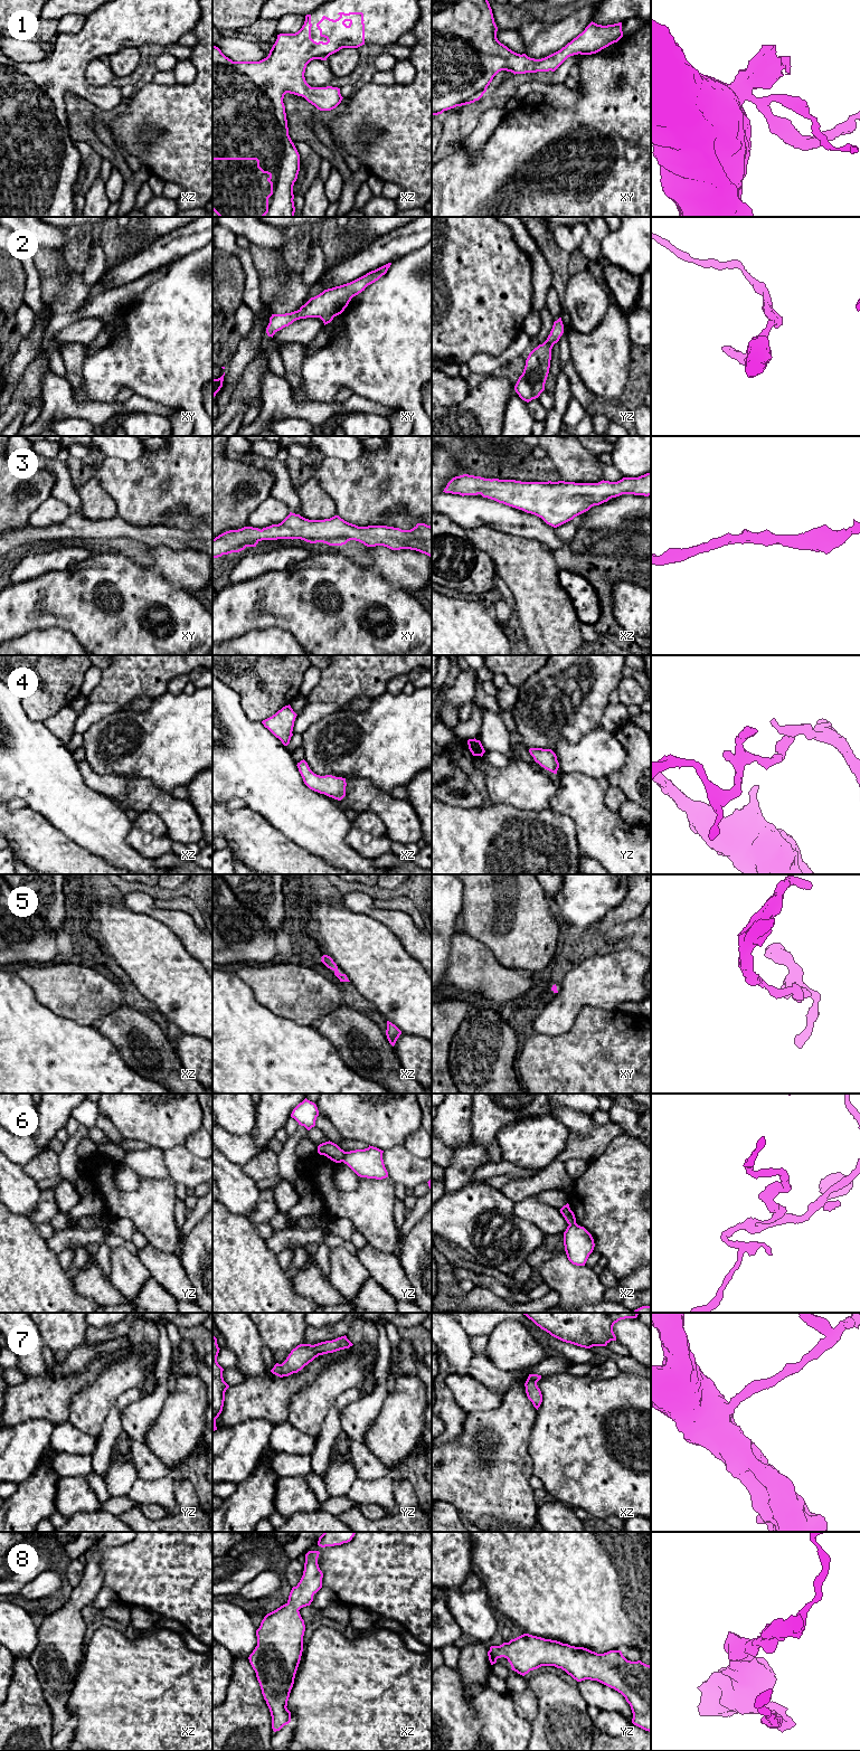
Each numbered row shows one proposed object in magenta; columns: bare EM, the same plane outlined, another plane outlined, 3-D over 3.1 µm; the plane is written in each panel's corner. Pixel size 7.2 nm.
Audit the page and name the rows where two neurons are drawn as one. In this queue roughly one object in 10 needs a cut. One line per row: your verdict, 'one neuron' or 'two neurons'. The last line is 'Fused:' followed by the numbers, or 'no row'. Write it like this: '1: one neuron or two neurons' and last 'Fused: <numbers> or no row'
1: one neuron
2: one neuron
3: one neuron
4: one neuron
5: one neuron
6: two neurons
7: one neuron
8: one neuron
Fused: 6

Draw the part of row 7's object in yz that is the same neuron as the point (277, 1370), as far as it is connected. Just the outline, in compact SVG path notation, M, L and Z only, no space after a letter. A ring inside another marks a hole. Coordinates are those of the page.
M346 1335L314 1345L300 1344L291 1351L282 1364L276 1363L271 1372L280 1378L289 1376L301 1371L305 1365L308 1365L319 1355L349 1348L352 1345L353 1344L347 1338Z

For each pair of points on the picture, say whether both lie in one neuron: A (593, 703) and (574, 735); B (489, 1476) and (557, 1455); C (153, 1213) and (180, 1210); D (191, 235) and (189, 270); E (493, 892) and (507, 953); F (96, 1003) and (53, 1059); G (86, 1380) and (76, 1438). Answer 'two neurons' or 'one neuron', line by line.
A: one neuron
B: two neurons
C: two neurons
D: two neurons
E: one neuron
F: two neurons
G: two neurons

